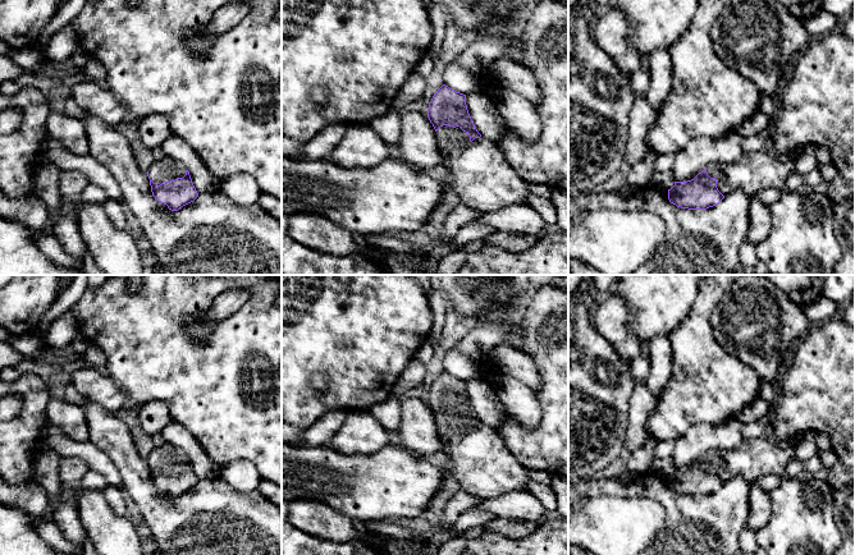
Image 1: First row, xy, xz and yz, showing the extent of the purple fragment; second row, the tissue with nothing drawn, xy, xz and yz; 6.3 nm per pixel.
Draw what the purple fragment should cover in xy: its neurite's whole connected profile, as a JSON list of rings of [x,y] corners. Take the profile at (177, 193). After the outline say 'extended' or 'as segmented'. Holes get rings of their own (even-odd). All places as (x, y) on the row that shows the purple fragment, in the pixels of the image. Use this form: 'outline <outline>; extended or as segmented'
outline [[[168,156],[154,161],[146,174],[155,199],[172,211],[178,211],[198,197],[189,171]]]; extended

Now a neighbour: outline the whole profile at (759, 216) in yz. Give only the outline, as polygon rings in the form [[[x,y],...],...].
[[[750,197],[747,203],[749,229],[747,243],[758,246],[771,231],[771,211],[758,197]]]

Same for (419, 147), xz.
[[[404,110],[401,113],[401,127],[401,139],[393,147],[397,159],[419,170],[444,165],[436,132],[428,116]]]

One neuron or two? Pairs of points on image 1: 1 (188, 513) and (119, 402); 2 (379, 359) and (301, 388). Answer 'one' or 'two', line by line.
1: two
2: one

